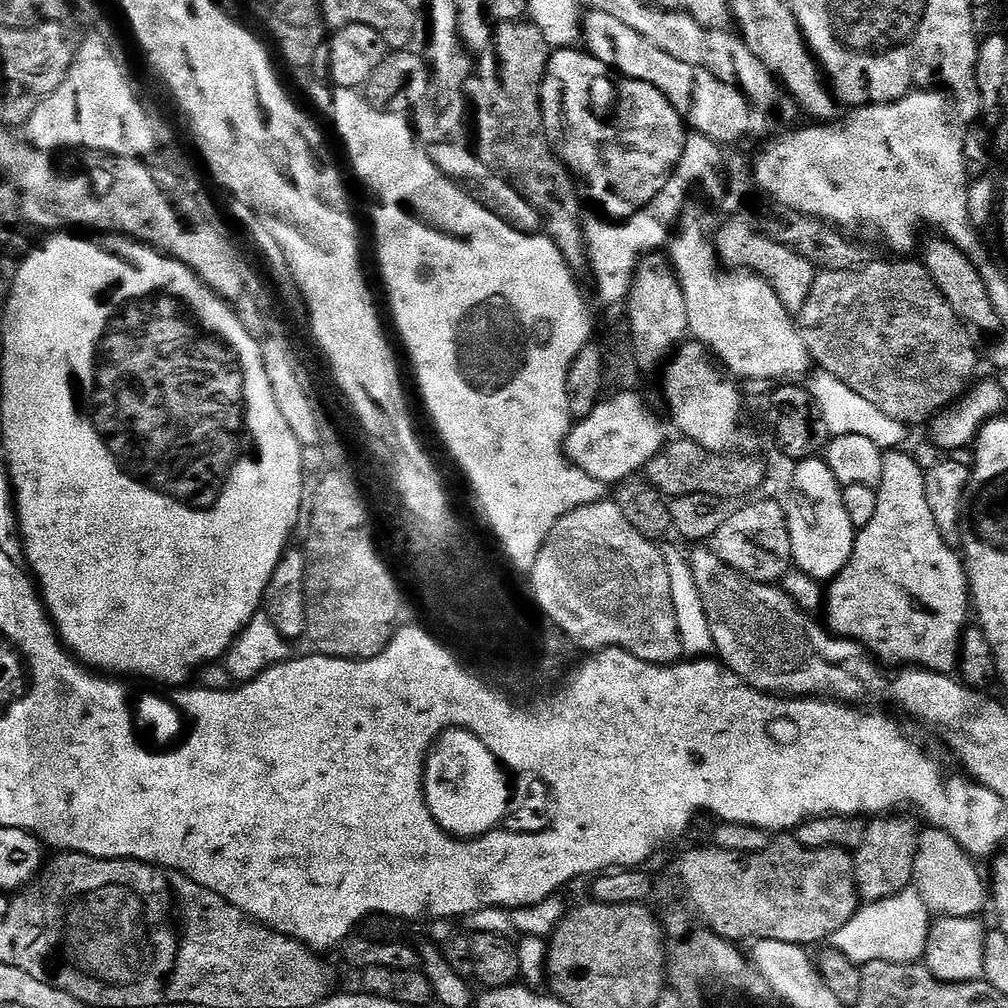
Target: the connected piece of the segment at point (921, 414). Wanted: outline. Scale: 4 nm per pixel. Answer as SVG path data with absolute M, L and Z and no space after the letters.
M888 258L892 260L876 260L865 262L854 268L830 268L817 271L816 281L810 290L810 298L806 300L798 314L798 324L802 329L804 345L808 347L809 357L816 360L827 373L832 373L837 379L848 384L854 391L879 404L885 414L892 419L899 420L905 426L931 421L937 413L949 405L960 400L970 385L977 379L976 376L976 344L972 341L969 325L961 320L959 314L947 301L946 294L939 289L935 279L927 271L923 263L915 264L912 258Z

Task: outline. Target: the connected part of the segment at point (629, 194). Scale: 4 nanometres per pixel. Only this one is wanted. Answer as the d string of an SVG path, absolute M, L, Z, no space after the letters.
M579 47L557 48L551 53L548 68L545 70L544 81L541 83L541 109L544 112L545 130L548 140L555 149L556 155L568 166L572 175L581 180L588 187L588 192L592 195L592 200L601 208L605 217L616 222L626 222L632 216L637 216L645 211L646 207L655 196L662 190L664 183L672 176L673 169L682 158L684 142L686 137L686 124L674 110L674 106L664 97L654 86L650 86L641 80L629 80L614 74L613 69L607 68L601 60L594 58L587 51Z

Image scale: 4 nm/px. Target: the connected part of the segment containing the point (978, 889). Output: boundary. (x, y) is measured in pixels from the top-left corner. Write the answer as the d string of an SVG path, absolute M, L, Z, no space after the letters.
M932 826L921 833L919 849L916 851L913 883L929 911L963 917L975 917L980 914L978 912L988 904L988 888L985 877L983 880L975 863L977 861L973 855L944 829Z

